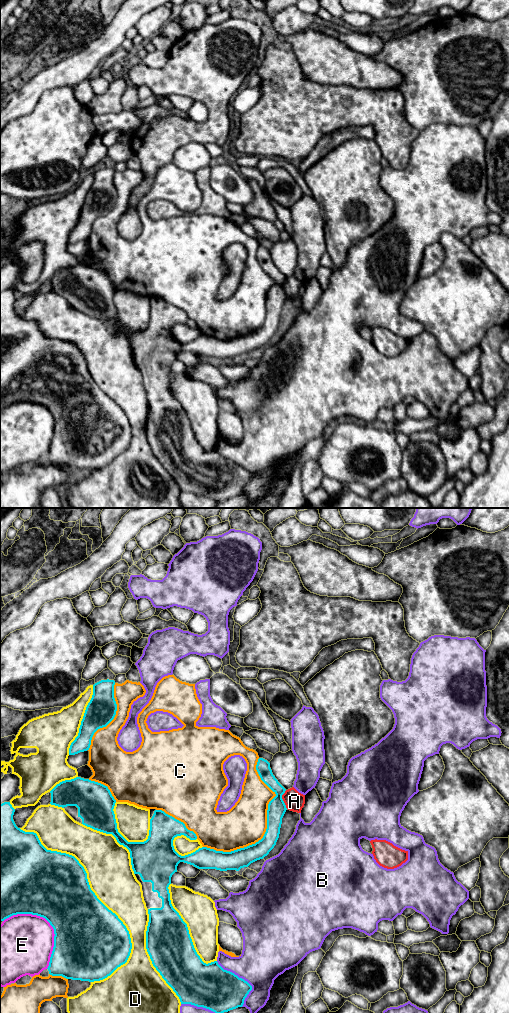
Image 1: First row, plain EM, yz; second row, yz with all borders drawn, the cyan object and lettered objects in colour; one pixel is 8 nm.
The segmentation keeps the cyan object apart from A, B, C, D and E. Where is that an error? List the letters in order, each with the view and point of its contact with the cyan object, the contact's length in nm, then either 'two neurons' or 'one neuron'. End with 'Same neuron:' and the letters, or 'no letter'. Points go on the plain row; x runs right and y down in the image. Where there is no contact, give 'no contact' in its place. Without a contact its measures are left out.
A: meets cyan in yz at (282, 287); contact 150 nm long; two neurons
B: meets cyan in yz at (243, 467); contact 420 nm long; two neurons
C: meets cyan in yz at (267, 315); contact 850 nm long; two neurons
D: meets cyan in yz at (91, 378); contact 1400 nm long; two neurons
E: meets cyan in yz at (50, 412); contact 550 nm long; two neurons
Same neuron: no letter

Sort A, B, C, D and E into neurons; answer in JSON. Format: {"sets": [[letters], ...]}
{"sets": [["A"], ["B"], ["C"], ["D"], ["E"]]}

